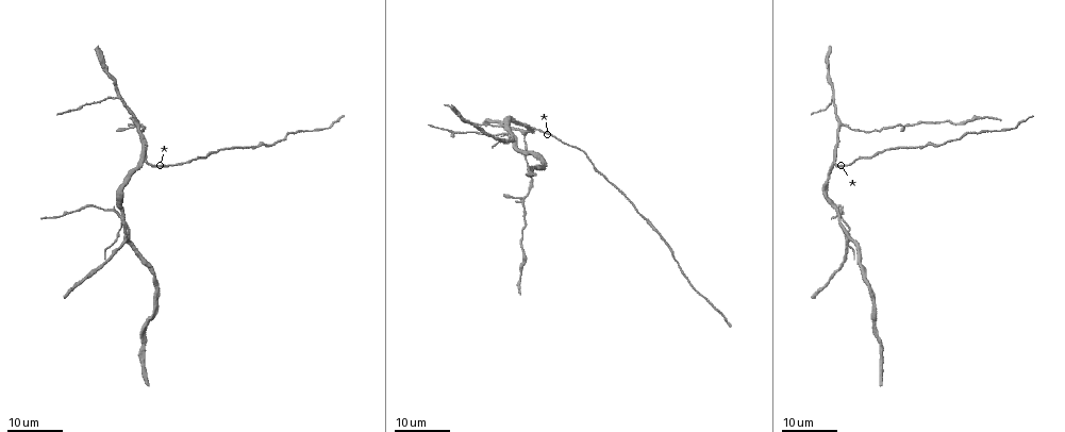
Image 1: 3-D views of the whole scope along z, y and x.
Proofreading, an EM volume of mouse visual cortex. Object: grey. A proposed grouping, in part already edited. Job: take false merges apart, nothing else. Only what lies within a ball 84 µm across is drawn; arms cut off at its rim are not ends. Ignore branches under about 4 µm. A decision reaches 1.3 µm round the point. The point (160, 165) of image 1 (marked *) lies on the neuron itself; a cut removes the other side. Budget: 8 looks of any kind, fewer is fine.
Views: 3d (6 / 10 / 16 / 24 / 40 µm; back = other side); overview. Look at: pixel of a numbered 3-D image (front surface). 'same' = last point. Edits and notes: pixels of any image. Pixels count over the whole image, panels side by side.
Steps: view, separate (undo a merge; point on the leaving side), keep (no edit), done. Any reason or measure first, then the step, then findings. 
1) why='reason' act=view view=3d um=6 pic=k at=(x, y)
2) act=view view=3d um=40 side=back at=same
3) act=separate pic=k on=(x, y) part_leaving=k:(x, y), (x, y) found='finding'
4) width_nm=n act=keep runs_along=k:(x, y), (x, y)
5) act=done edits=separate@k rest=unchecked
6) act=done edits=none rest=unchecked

why='three arms meet' act=view view=3d um=24 pic=1 at=(841, 125)

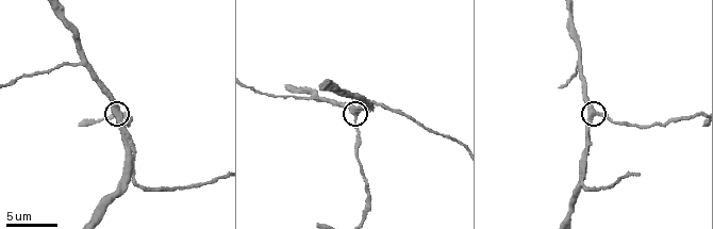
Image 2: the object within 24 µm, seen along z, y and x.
act=view view=3d um=6 pic=2 at=(596, 113)

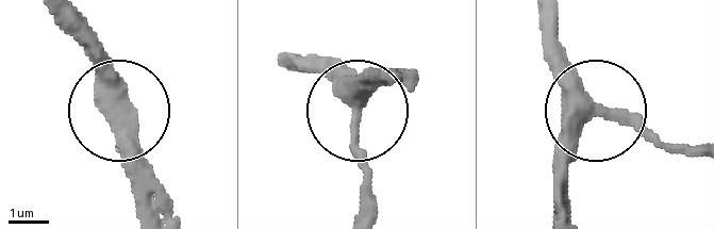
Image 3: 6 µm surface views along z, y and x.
side_arm_um=20 arms=3 act=keep found='all the same neuron'

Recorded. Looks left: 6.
why='a fork' act=view view=3d um=24 pic=1 at=(840, 214)

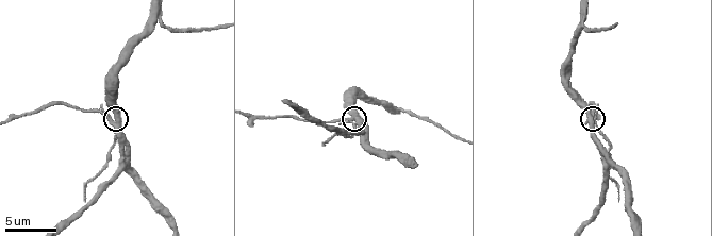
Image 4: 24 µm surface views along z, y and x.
act=view view=3d um=6 pic=4 at=(350, 118)

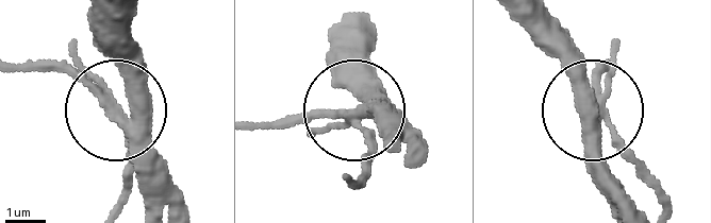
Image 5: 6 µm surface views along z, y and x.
arms=3 act=separate pic=5 on=(623, 155) found='two neurons meet here'

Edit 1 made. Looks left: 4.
act=view view=3d um=24 pic=1 at=(906, 126)

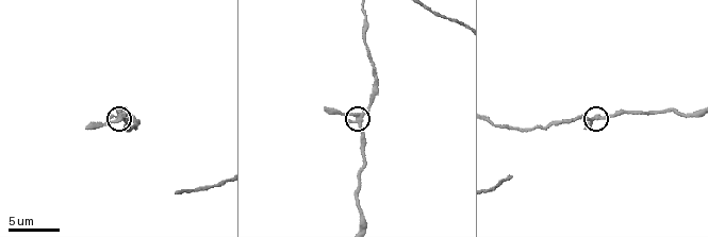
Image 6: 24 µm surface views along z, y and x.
act=view view=3d um=6 pic=6 at=(358, 120)

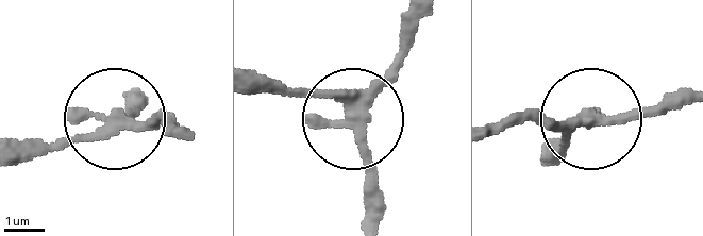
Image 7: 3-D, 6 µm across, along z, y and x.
act=view view=3d um=6 side=back pic=7 at=(584, 121)

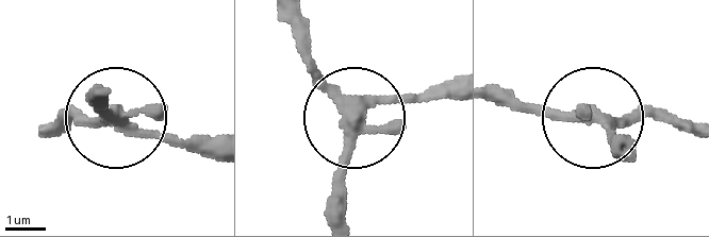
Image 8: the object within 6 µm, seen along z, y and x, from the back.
act=keep runs_along=8:(297, 18), (314, 79), (351, 116), (392, 99), (454, 96) found='one neuron here'

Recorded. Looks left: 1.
why='branch point' act=view view=3d um=10 pic=2 at=(319, 100)

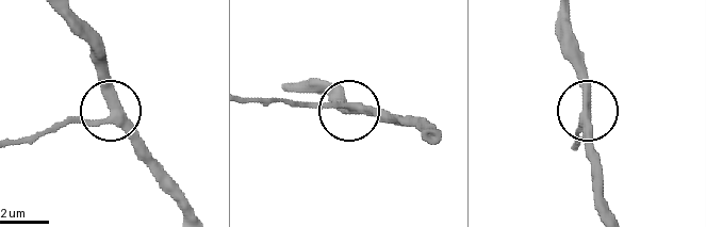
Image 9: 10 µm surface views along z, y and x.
arms=3 act=keep found='continuous, no second neuron'

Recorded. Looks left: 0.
act=done edits=separate@5 rest=unchecked

